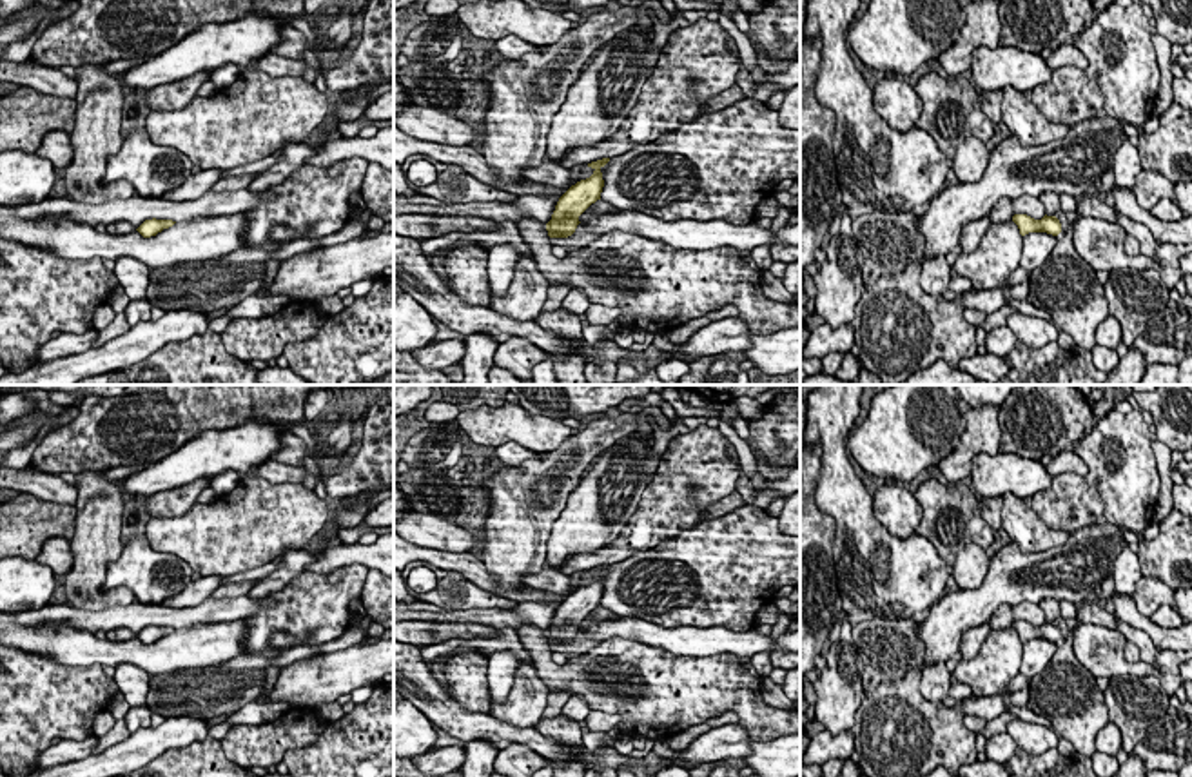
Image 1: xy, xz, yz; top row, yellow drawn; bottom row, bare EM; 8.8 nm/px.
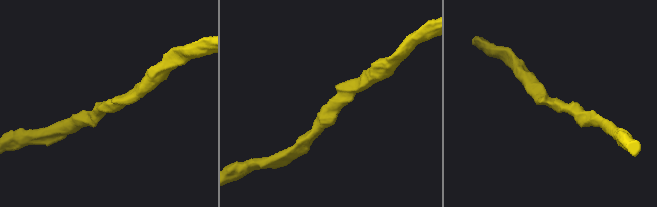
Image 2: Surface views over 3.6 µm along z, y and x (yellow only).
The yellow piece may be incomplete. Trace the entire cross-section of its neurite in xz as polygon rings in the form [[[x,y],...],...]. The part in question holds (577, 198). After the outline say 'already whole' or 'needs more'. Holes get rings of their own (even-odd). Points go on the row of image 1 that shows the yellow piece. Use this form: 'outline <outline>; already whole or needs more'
outline [[[602,158],[588,163],[593,169],[593,174],[586,180],[572,185],[557,202],[552,220],[546,223],[546,231],[550,238],[568,238],[575,232],[579,216],[597,200],[601,200],[601,192],[604,187],[601,169],[610,162],[610,158]]]; already whole

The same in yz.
outline [[[1014,214],[1012,221],[1018,225],[1021,236],[1029,232],[1047,232],[1058,236],[1061,232],[1061,223],[1056,216],[1045,214],[1041,220],[1034,220],[1027,214]]]; already whole

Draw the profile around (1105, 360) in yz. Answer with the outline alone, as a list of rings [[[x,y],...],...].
[[[1096,345],[1092,350],[1092,363],[1101,372],[1112,372],[1119,361],[1116,349]]]

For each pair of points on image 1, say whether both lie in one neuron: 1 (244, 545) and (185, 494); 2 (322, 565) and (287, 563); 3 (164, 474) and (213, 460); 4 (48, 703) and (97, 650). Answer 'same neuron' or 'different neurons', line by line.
1: different neurons
2: different neurons
3: same neuron
4: different neurons

